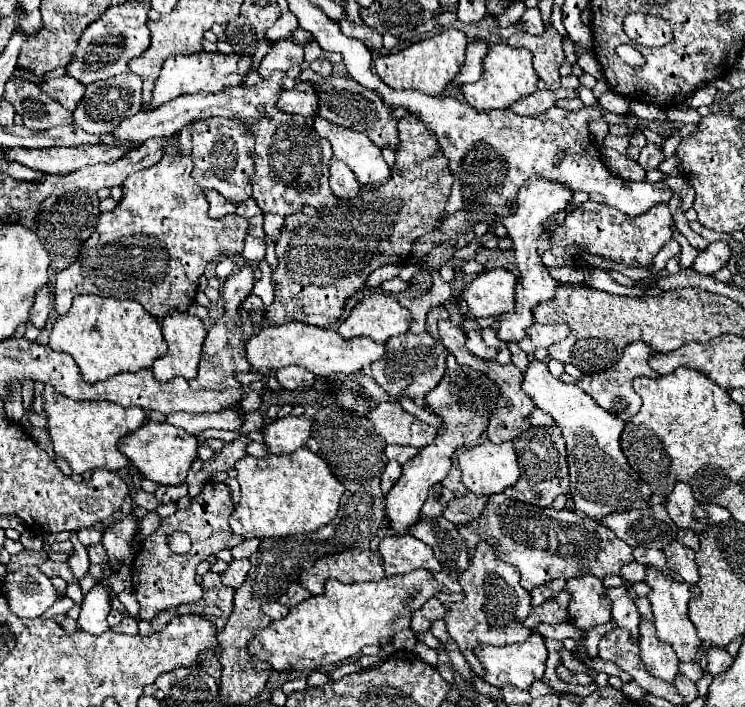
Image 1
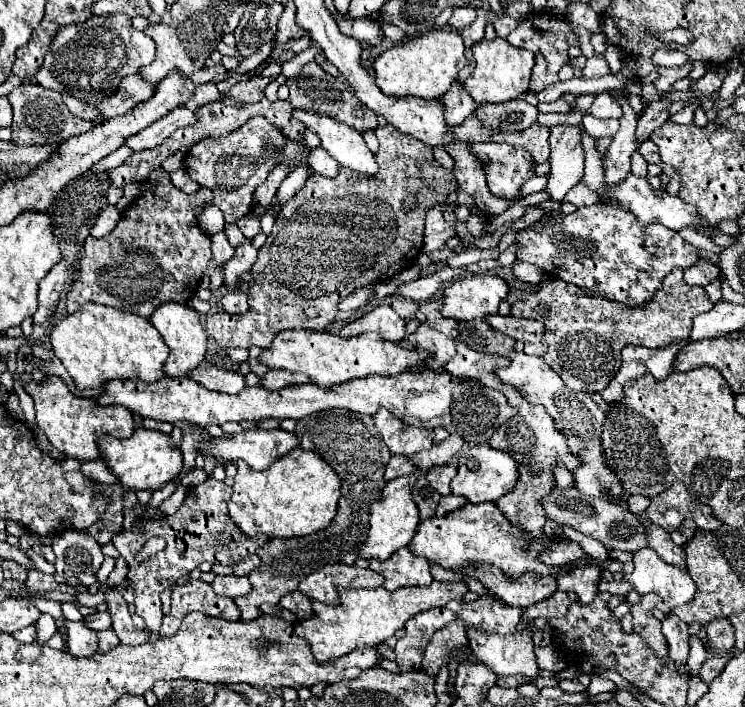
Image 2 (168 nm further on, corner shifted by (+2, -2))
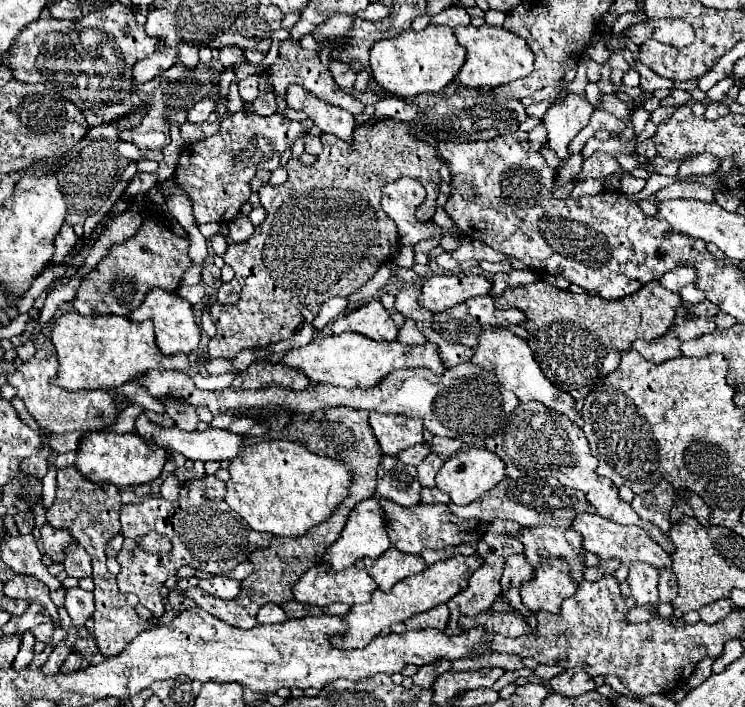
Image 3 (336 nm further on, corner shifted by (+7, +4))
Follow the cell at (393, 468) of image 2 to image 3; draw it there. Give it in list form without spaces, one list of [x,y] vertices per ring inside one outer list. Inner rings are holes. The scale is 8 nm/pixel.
[[[415,444],[415,446],[411,446],[411,448],[407,448],[407,450],[403,450],[401,454],[399,454],[399,460],[403,462],[403,464],[411,464],[411,466],[419,466],[421,464],[421,460],[427,456],[431,452],[431,448],[429,448],[429,444]]]

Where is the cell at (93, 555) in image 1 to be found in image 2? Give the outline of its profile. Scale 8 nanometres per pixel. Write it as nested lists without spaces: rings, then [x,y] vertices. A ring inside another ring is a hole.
[[[66,530],[52,538],[52,550],[56,554],[56,574],[60,578],[76,576],[84,586],[96,582],[96,572],[104,560],[100,544],[86,532]]]

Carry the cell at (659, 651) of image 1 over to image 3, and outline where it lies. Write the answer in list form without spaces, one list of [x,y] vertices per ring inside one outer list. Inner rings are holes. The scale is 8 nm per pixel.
[[[633,564],[629,568],[627,576],[631,596],[637,600],[639,606],[643,604],[657,604],[659,594],[657,594],[657,582],[659,582],[659,572],[651,568],[651,564]]]

